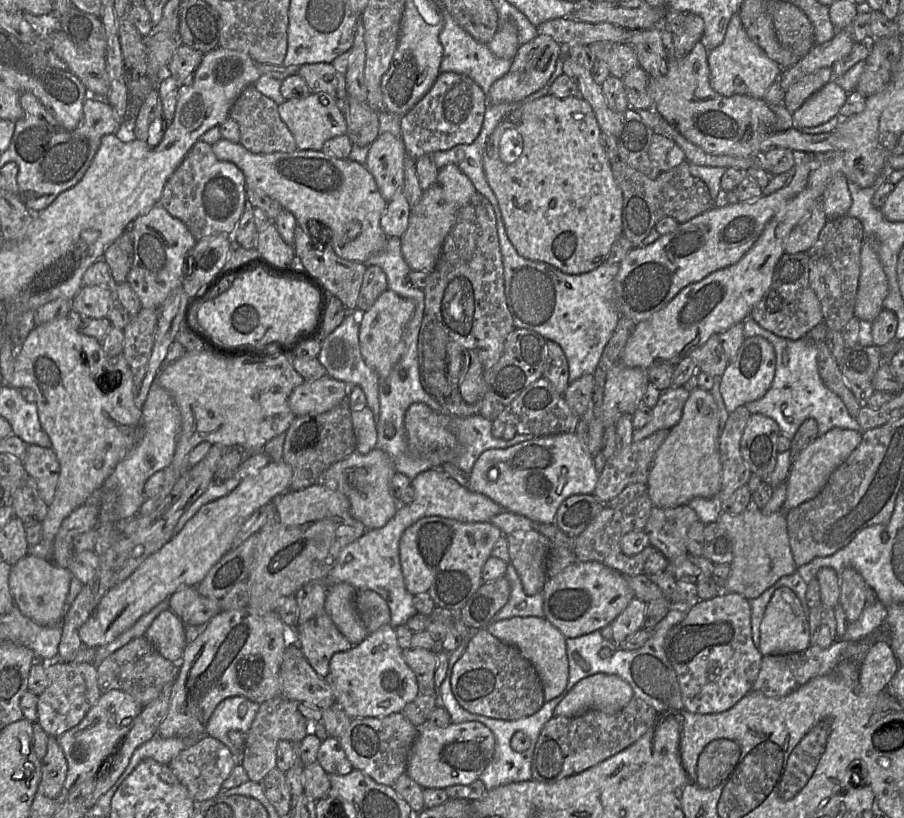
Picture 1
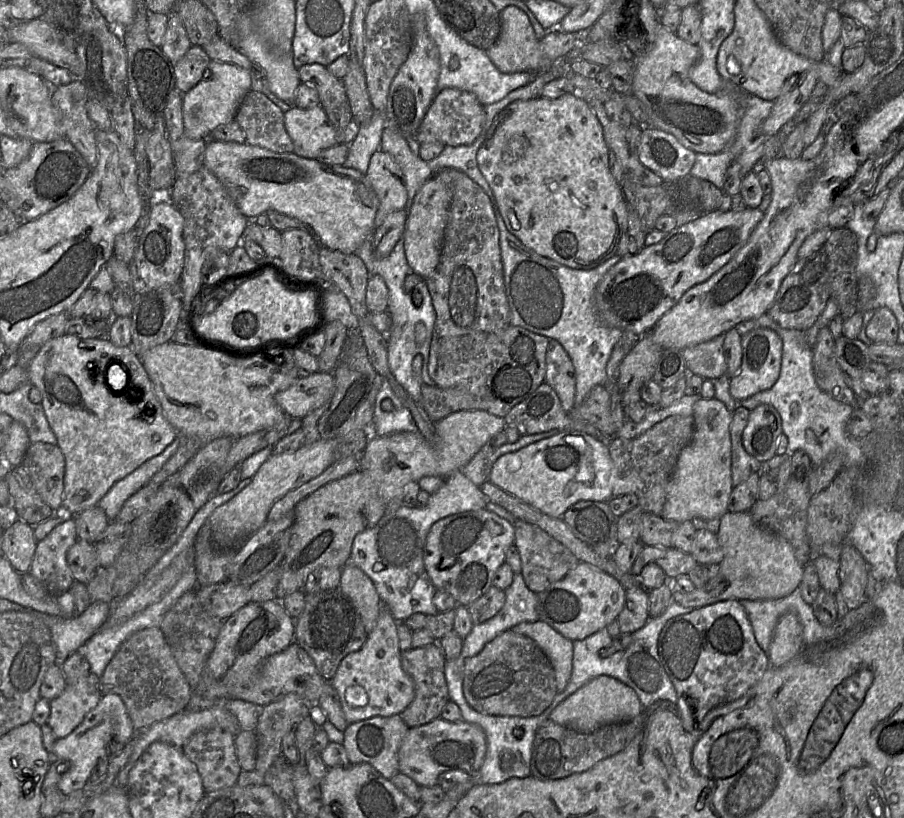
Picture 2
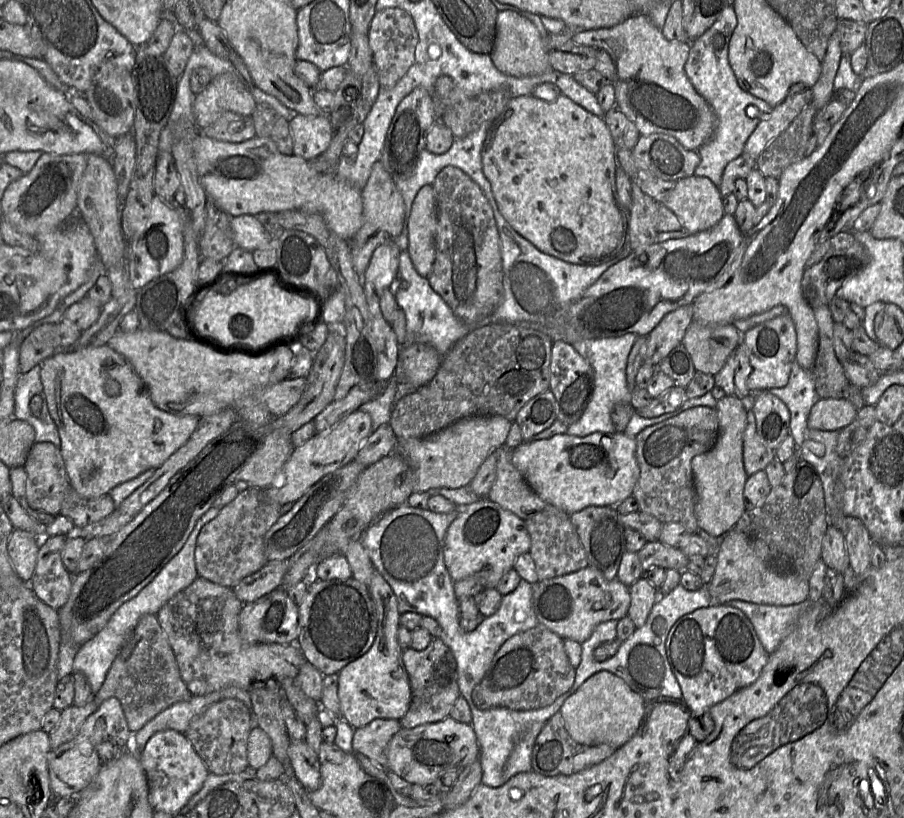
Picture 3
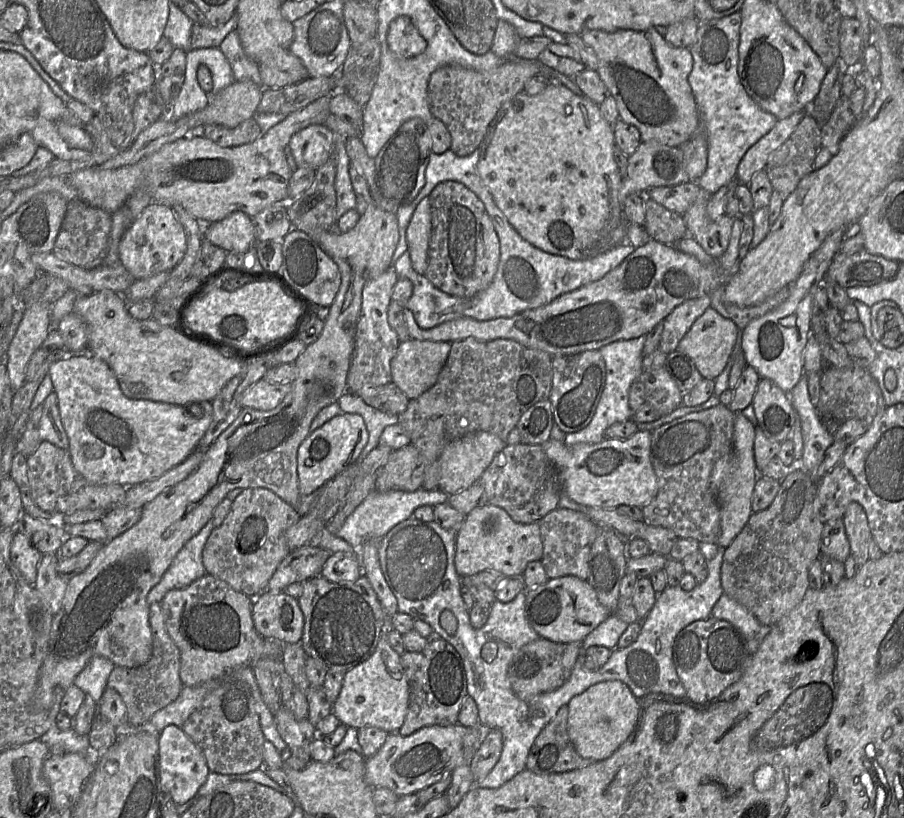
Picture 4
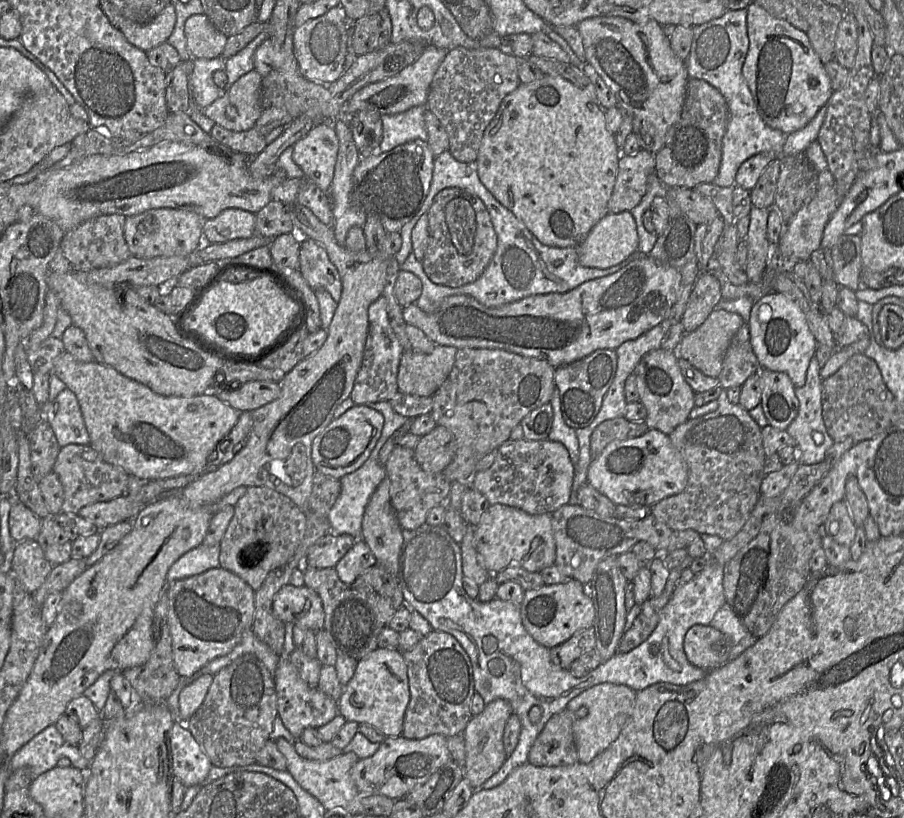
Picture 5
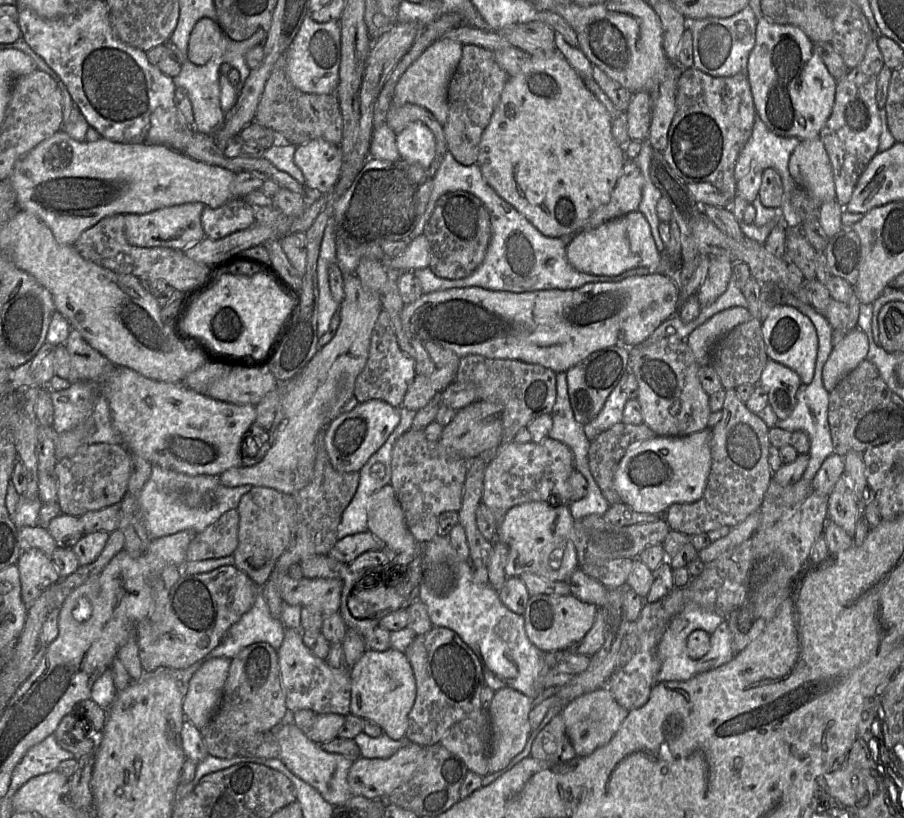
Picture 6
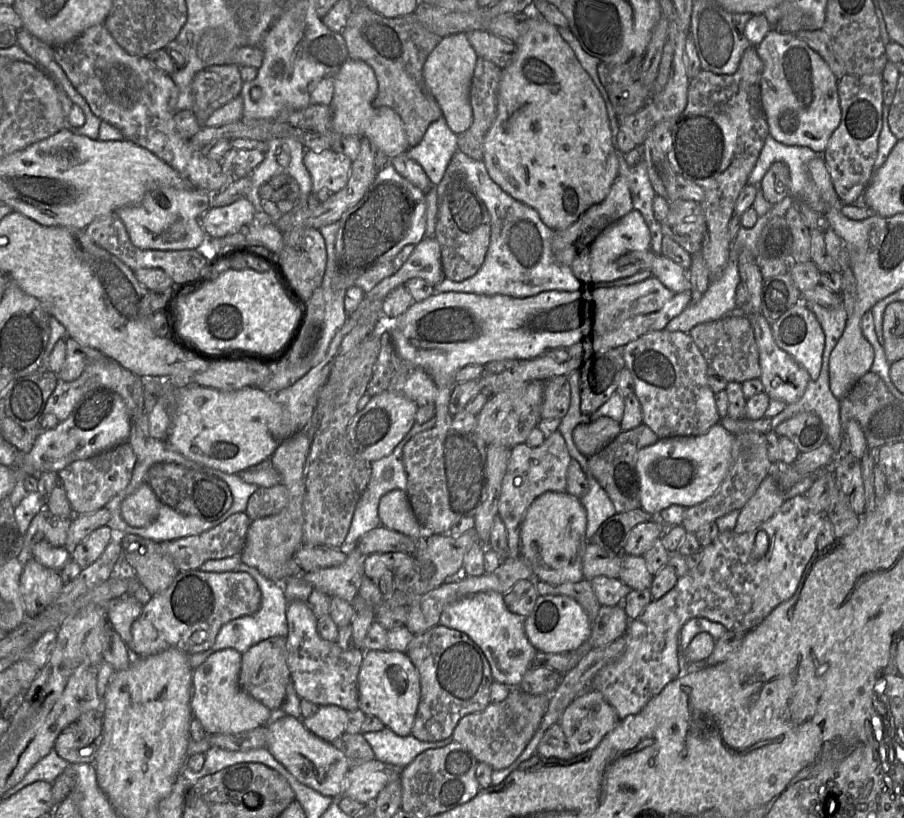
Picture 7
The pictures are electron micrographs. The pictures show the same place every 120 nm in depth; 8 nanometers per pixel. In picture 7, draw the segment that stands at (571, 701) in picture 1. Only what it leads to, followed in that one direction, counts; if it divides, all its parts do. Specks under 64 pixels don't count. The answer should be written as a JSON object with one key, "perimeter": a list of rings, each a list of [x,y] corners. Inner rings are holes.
{"perimeter":[[[596,690],[581,693],[563,711],[560,725],[574,756],[590,752],[621,720]]]}

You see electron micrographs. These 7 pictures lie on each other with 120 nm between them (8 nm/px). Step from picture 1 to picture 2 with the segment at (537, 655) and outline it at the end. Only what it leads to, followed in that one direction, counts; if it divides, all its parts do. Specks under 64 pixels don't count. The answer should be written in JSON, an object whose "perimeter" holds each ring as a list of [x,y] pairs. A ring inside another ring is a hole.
{"perimeter":[[[542,620],[522,622],[511,629],[534,640],[549,658],[556,676],[558,693],[565,690],[573,668],[573,641]]]}

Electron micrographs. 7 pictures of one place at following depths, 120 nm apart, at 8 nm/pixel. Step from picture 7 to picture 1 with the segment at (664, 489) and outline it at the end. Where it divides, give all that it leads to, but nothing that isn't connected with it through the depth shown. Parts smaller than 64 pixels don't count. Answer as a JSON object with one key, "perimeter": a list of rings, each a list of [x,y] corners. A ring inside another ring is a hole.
{"perimeter":[[[560,433],[536,437],[504,449],[488,449],[475,462],[469,473],[466,487],[471,492],[480,493],[505,511],[524,516],[542,524],[554,524],[561,503],[572,495],[593,495],[599,473],[595,468],[594,456],[583,449],[575,433]]]}

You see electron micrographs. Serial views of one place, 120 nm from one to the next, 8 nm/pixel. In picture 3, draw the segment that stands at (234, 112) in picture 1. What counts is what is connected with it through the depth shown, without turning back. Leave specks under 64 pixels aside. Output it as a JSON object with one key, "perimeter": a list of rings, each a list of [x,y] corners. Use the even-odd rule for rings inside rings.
{"perimeter":[[[256,105],[251,118],[256,137],[269,138],[284,155],[294,155],[294,140],[289,121],[267,105]]]}

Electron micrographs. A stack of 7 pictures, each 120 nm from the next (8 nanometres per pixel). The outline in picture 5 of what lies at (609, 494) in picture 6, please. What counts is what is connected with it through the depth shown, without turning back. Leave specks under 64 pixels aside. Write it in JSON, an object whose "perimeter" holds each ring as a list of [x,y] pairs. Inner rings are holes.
{"perimeter":[[[625,417],[603,422],[591,437],[592,460],[597,458],[612,441],[638,438],[649,429],[645,422],[631,422]]]}

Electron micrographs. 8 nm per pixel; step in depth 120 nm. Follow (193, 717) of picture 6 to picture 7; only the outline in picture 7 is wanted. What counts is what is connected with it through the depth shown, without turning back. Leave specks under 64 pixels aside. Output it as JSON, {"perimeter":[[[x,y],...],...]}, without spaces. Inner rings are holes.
{"perimeter":[[[233,648],[213,653],[193,670],[190,706],[206,733],[237,734],[268,725],[271,710],[244,692],[239,685],[242,654]]]}

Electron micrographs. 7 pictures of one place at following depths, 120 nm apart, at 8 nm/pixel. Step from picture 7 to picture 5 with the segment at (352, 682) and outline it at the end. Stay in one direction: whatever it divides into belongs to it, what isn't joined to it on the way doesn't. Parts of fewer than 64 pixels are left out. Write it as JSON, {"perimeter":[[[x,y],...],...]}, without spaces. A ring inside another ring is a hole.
{"perimeter":[[[282,654],[274,672],[277,693],[278,717],[294,739],[299,739],[306,728],[319,728],[338,715],[338,702],[326,695],[317,687],[310,687],[299,675],[298,670],[289,659]]]}

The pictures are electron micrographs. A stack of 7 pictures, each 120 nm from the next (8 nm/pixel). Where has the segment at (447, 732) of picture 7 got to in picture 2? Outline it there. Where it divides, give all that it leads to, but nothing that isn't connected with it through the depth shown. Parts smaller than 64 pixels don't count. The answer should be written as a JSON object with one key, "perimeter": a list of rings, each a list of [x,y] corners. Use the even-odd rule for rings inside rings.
{"perimeter":[[[439,641],[419,648],[410,648],[401,652],[401,664],[414,683],[414,698],[399,714],[409,728],[422,726],[440,718],[445,705],[450,701],[445,677],[445,655]]]}

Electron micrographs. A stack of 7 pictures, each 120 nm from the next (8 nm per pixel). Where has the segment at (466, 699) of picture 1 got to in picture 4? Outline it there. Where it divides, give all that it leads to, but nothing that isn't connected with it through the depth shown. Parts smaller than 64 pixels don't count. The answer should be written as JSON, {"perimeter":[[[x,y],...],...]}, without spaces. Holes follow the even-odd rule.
{"perimeter":[[[539,637],[523,646],[508,668],[508,679],[515,695],[522,700],[553,691],[570,677],[581,650],[581,643],[556,643]]]}

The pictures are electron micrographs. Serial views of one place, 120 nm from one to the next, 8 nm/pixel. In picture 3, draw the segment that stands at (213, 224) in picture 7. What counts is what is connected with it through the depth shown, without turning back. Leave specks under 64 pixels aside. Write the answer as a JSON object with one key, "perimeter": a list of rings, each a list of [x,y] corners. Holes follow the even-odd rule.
{"perimeter":[[[253,215],[231,217],[230,227],[236,247],[250,252],[264,249],[270,246],[273,241],[258,218]]]}

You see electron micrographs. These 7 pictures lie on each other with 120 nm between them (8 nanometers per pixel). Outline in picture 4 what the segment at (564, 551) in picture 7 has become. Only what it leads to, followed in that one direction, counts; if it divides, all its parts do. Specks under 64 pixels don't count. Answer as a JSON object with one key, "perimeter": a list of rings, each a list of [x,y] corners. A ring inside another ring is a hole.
{"perimeter":[[[491,504],[475,508],[467,514],[456,534],[454,563],[461,578],[482,571],[498,571],[507,577],[521,577],[527,565],[540,561],[542,555],[543,543],[538,523],[517,523],[504,509]]]}

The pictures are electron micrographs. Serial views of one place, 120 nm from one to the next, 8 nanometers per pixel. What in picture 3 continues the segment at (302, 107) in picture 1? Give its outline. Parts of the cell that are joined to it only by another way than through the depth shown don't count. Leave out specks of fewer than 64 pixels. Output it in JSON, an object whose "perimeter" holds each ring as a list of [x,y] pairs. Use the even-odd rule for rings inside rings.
{"perimeter":[[[295,114],[289,121],[289,126],[294,140],[294,155],[306,161],[322,155],[333,137],[328,115],[315,117]]]}

